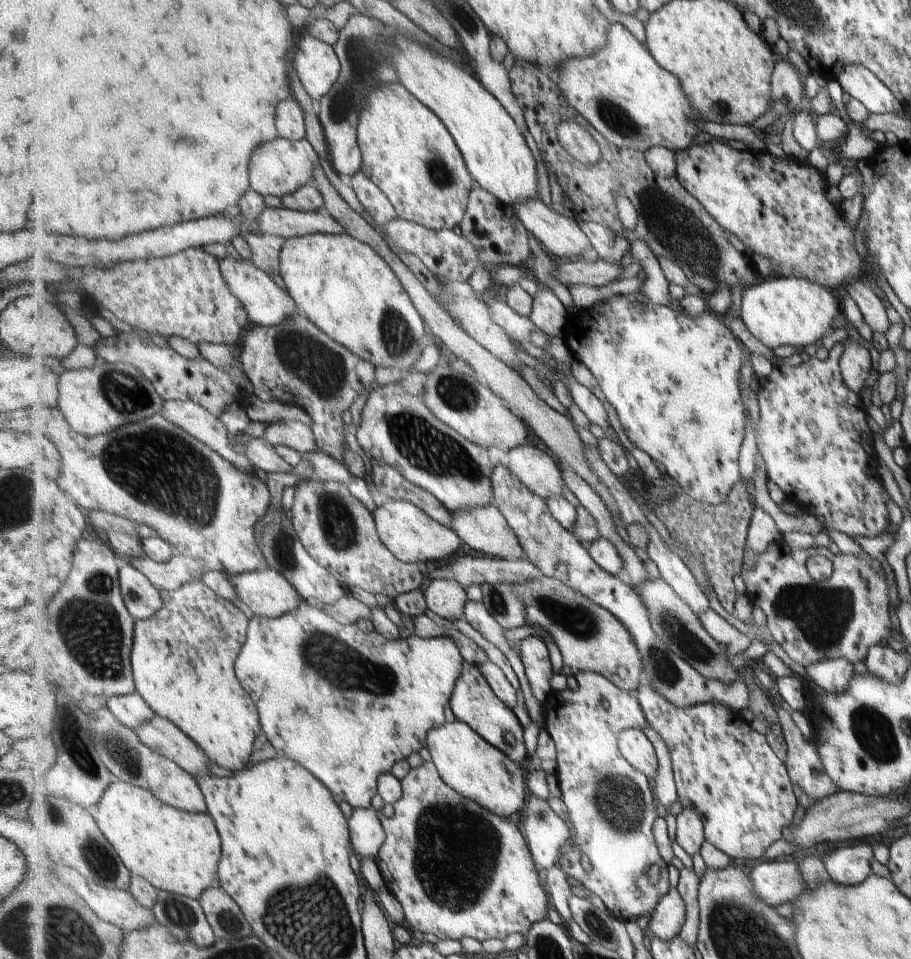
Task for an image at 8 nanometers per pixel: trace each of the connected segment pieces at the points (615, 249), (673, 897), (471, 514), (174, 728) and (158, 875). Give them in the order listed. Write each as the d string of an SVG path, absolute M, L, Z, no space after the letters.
M578 220L577 224L587 234L598 259L603 260L603 262L618 265L620 258L631 247L631 242L628 242L622 235L597 222Z
M676 886L660 900L649 922L654 934L667 941L675 938L683 930L685 920L687 920L687 904Z
M495 504L457 511L453 516L453 530L473 550L499 559L527 559L509 521Z
M157 715L151 722L138 729L144 743L155 752L174 760L194 777L211 775L210 756L174 722Z
M114 780L104 792L103 800L98 802L97 822L105 836L116 848L127 868L134 875L146 878L159 891L181 893L183 896L200 899L205 891L221 887L220 862L224 855L222 838L214 818L209 813L184 811L165 801L156 793L128 782Z

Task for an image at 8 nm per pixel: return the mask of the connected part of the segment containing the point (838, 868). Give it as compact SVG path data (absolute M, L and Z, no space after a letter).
M871 844L841 846L830 854L825 854L822 862L833 882L846 887L860 885L873 875L871 870L873 846Z

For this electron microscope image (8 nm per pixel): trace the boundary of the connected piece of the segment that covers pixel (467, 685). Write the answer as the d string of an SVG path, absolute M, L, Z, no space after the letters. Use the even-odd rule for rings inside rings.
M465 658L464 672L456 684L456 690L453 693L450 708L456 720L467 723L471 728L474 728L485 740L488 740L493 746L500 748L502 753L510 756L519 764L523 764L527 760L527 748L525 748L525 740L523 740L523 726L521 726L519 718L515 715L514 709L509 708L493 692L484 674L480 671L480 667L470 663ZM507 732L515 738L516 743L514 746L511 746L505 740L505 734Z

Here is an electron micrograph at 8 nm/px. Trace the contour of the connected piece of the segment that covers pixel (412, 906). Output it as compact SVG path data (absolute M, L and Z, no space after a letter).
M424 761L419 767L412 768L409 774L402 780L404 788L403 796L394 804L395 814L391 820L383 819L382 823L386 830L387 840L380 848L377 863L384 876L386 885L393 896L401 904L405 921L411 930L420 930L422 933L431 932L437 938L447 940L467 938L467 936L483 942L487 938L506 939L509 935L528 935L532 931L533 926L540 920L547 918L547 910L549 910L549 894L548 891L541 886L541 878L537 872L536 862L533 860L526 838L523 838L519 825L515 824L509 817L500 817L488 808L484 808L478 802L464 798L457 791L454 791L441 776L436 764L433 761Z

